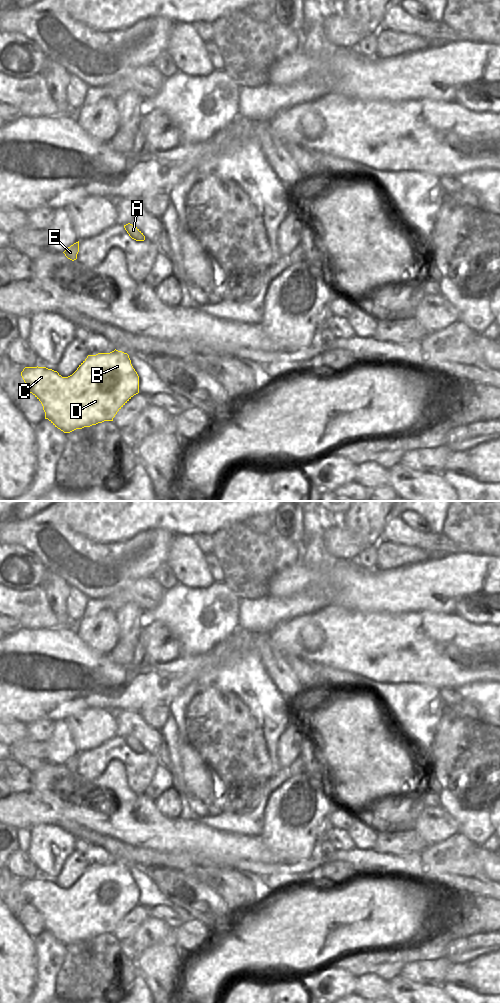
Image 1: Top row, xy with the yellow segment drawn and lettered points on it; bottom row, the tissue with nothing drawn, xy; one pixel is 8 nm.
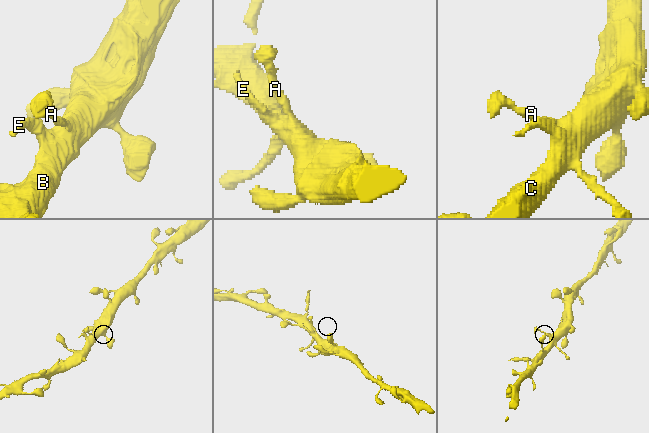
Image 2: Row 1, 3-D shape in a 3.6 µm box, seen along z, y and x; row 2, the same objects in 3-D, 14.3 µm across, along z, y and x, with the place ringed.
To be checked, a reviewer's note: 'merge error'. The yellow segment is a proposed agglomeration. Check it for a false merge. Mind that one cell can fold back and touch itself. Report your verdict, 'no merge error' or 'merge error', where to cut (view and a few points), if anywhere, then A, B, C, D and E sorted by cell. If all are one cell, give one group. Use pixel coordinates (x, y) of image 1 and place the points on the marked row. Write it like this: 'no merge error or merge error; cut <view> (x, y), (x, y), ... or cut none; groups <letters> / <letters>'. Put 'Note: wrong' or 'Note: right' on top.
Note: wrong
no merge error; cut none; groups A B C D E

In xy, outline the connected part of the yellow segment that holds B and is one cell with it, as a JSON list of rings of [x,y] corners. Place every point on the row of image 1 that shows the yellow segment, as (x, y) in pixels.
[[[114,350],[110,353],[88,355],[77,370],[68,377],[62,377],[57,371],[46,367],[25,367],[21,376],[29,390],[42,404],[45,419],[64,433],[90,427],[104,421],[113,421],[117,412],[139,393],[139,376],[131,364],[127,353]]]

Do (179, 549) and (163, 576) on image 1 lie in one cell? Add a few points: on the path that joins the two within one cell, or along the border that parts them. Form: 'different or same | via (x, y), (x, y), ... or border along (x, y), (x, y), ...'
different | border along (166, 563), (179, 582)

